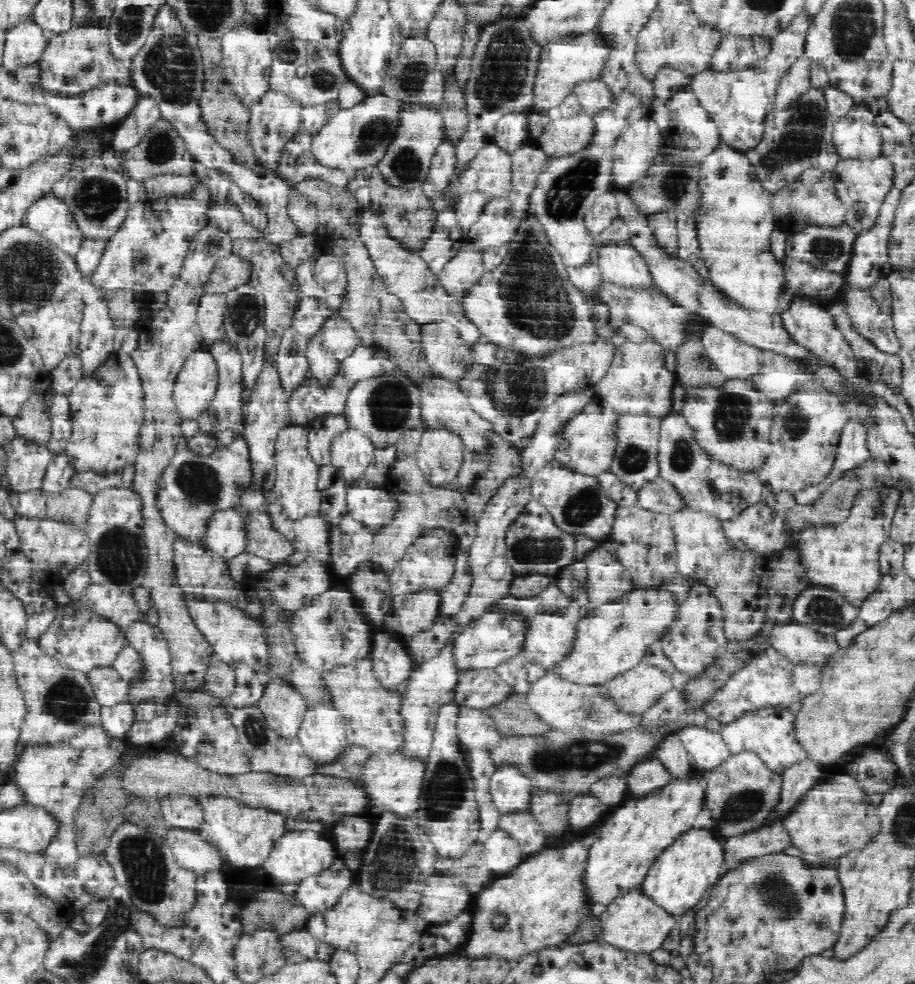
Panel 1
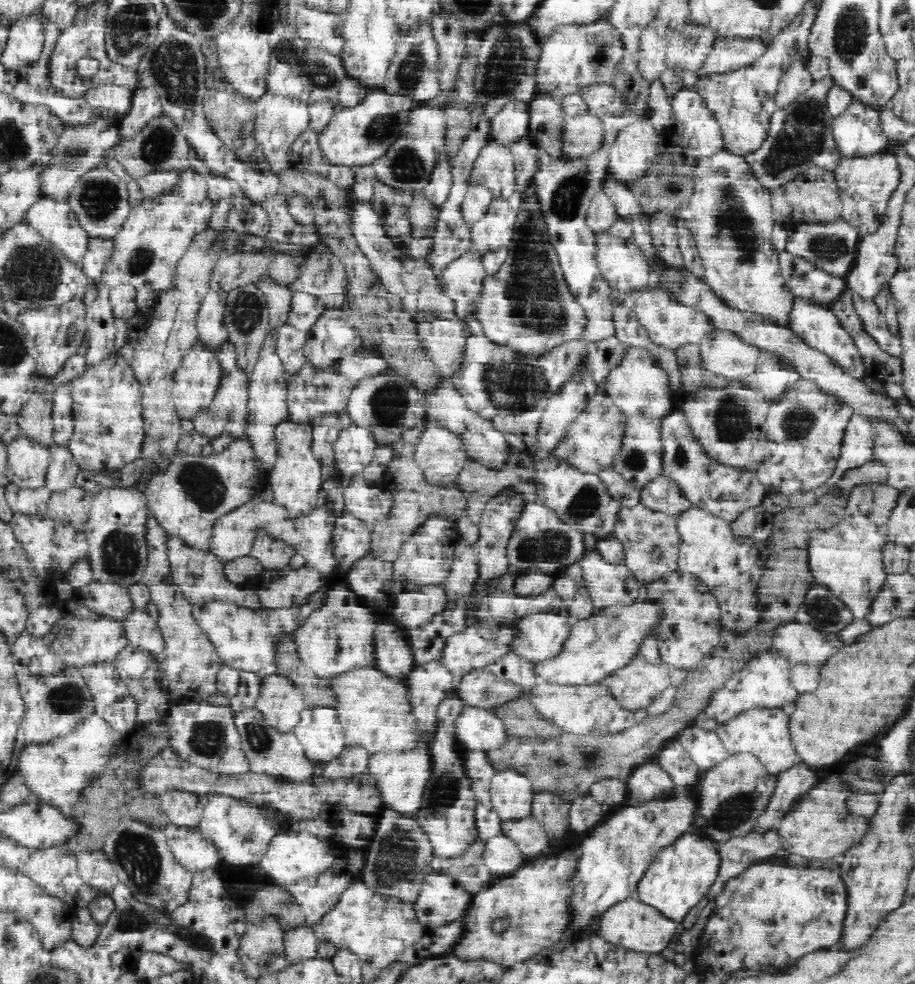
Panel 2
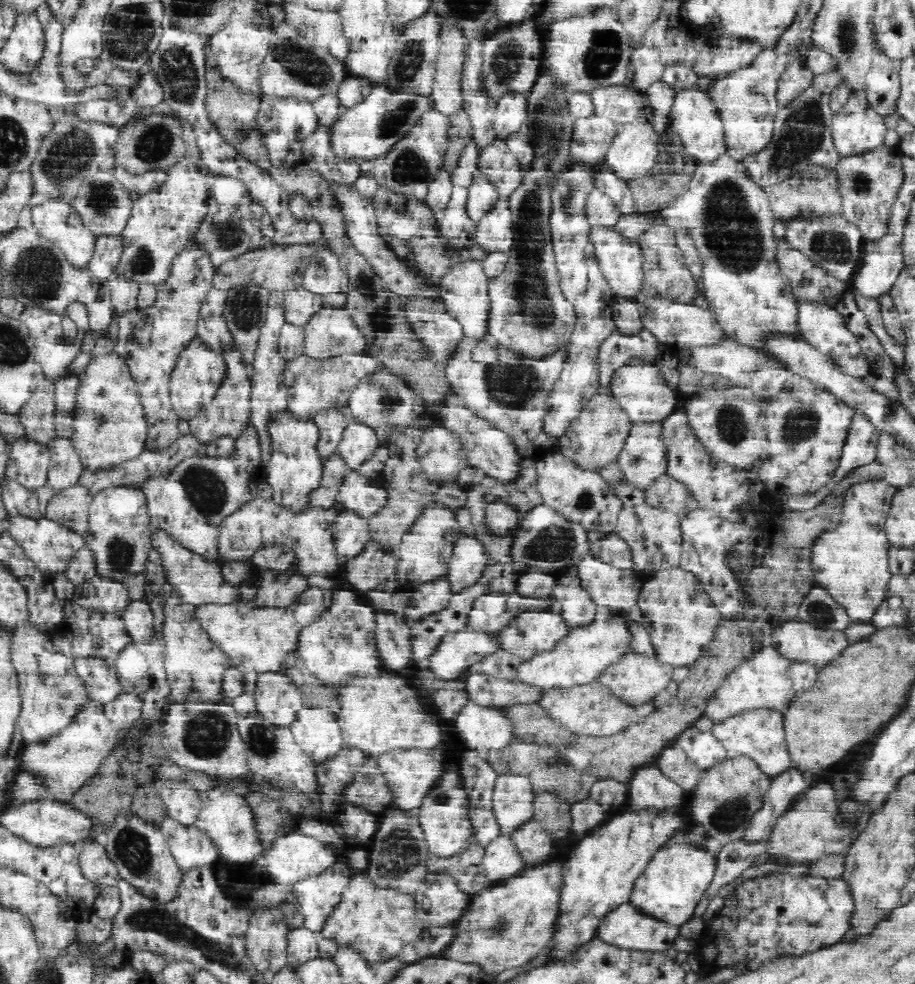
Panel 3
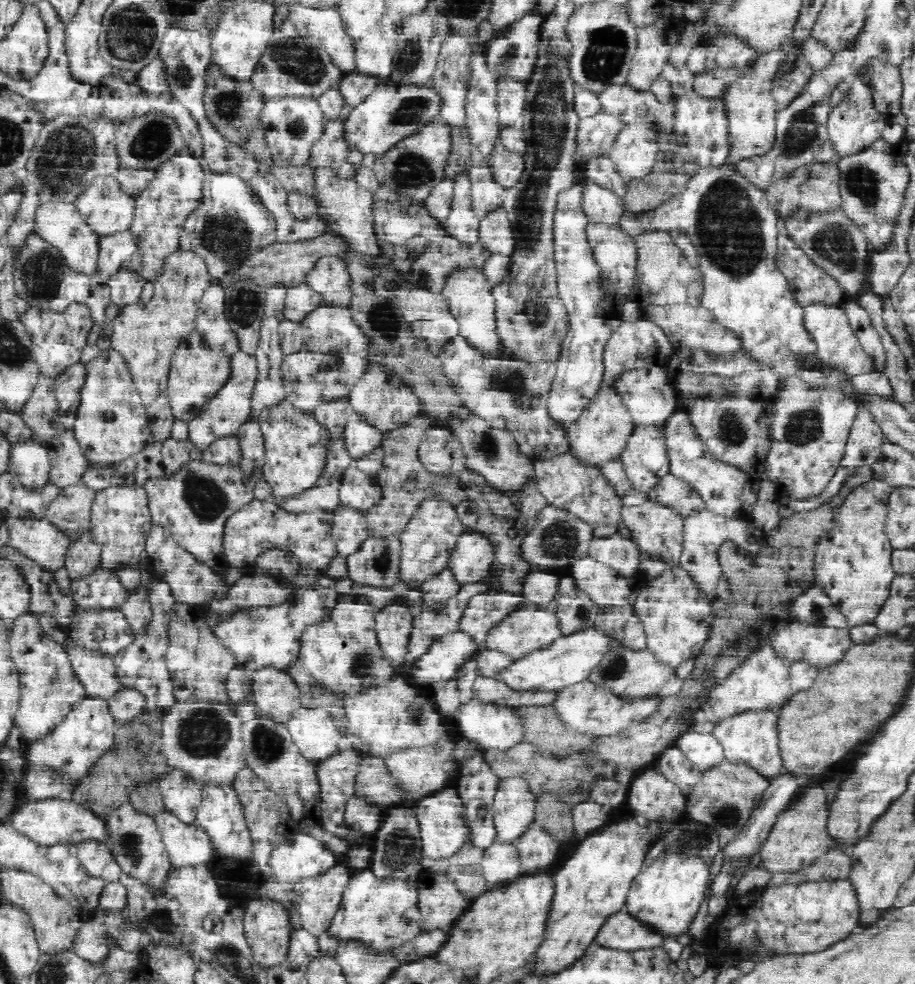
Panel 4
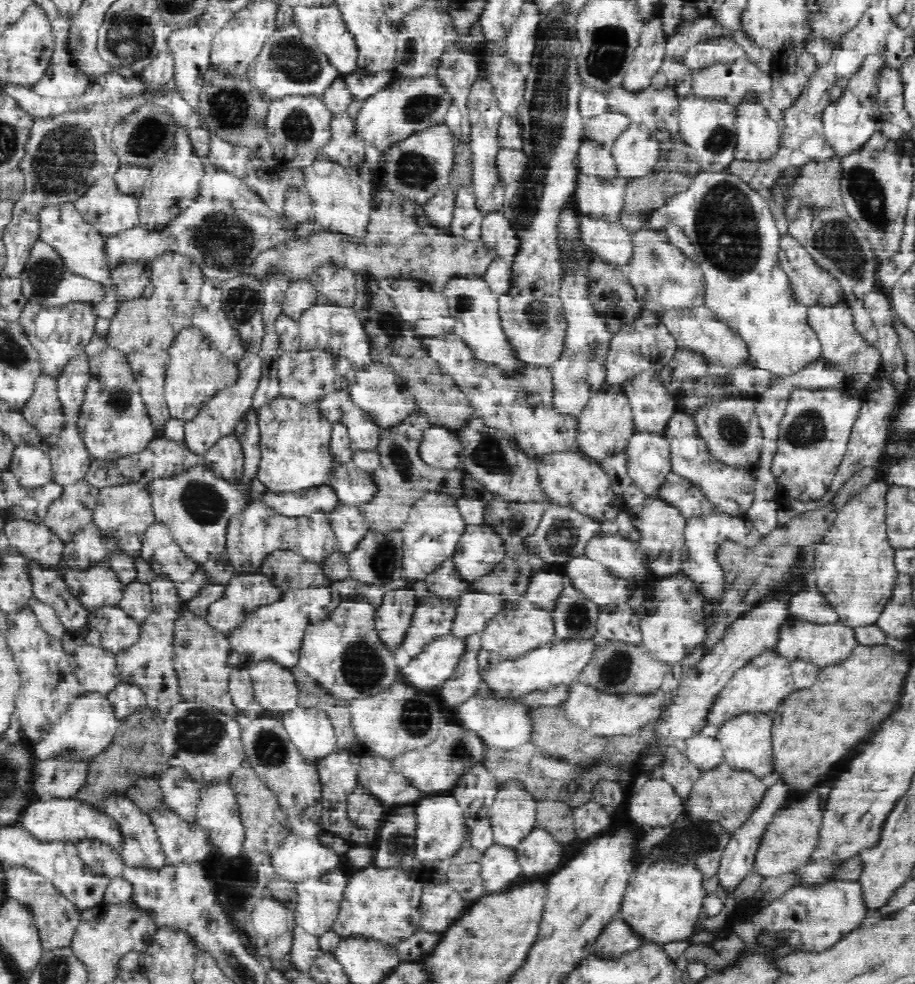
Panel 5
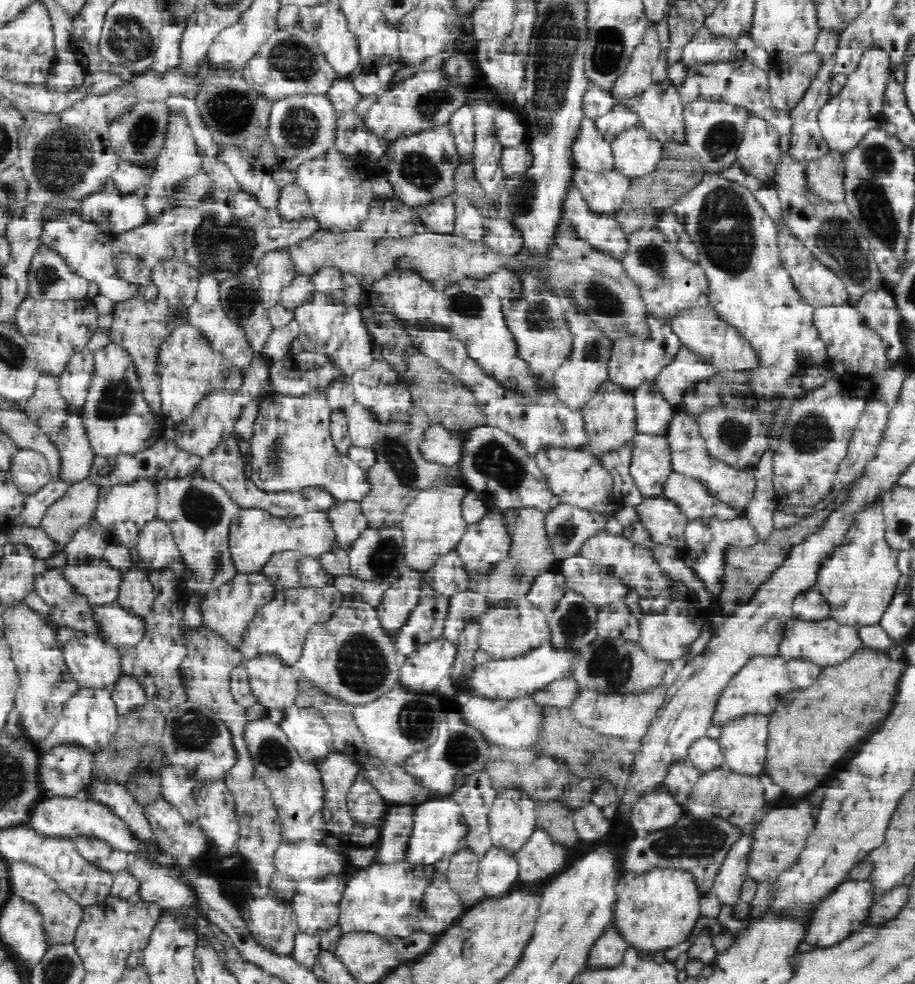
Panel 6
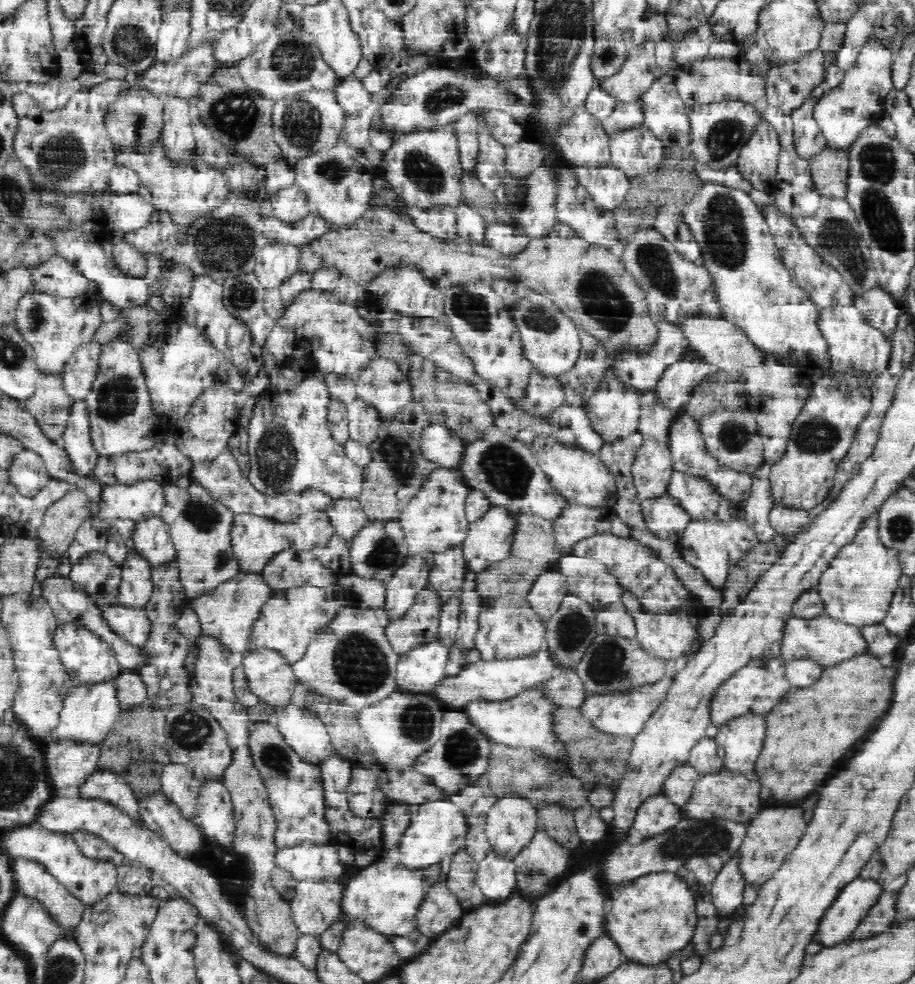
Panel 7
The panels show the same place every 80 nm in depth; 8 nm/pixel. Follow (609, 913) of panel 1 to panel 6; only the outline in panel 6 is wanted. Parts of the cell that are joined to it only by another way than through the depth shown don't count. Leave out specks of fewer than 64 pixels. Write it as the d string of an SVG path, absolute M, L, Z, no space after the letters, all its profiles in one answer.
M612 922L596 939L587 964L592 967L616 966L623 961L629 949L631 949L631 943L620 933L619 926Z

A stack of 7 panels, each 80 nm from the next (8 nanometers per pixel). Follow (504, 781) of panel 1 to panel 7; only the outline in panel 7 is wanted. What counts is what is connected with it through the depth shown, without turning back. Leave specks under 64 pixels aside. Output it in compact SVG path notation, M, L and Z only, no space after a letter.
M527 798L497 799L487 814L486 834L493 851L513 860L537 833L537 807Z

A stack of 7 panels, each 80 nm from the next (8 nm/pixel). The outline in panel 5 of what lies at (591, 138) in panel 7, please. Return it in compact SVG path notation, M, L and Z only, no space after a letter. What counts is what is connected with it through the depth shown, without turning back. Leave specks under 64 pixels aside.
M582 141L578 150L577 164L580 172L595 175L601 180L616 180L619 177L610 147Z

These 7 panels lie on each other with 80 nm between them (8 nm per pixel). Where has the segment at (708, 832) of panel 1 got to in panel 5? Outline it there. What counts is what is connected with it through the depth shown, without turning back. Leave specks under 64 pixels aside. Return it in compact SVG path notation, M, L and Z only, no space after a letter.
M654 861L644 874L636 872L620 906L619 916L626 919L646 942L663 945L688 939L702 915L705 898L704 875L692 861Z

